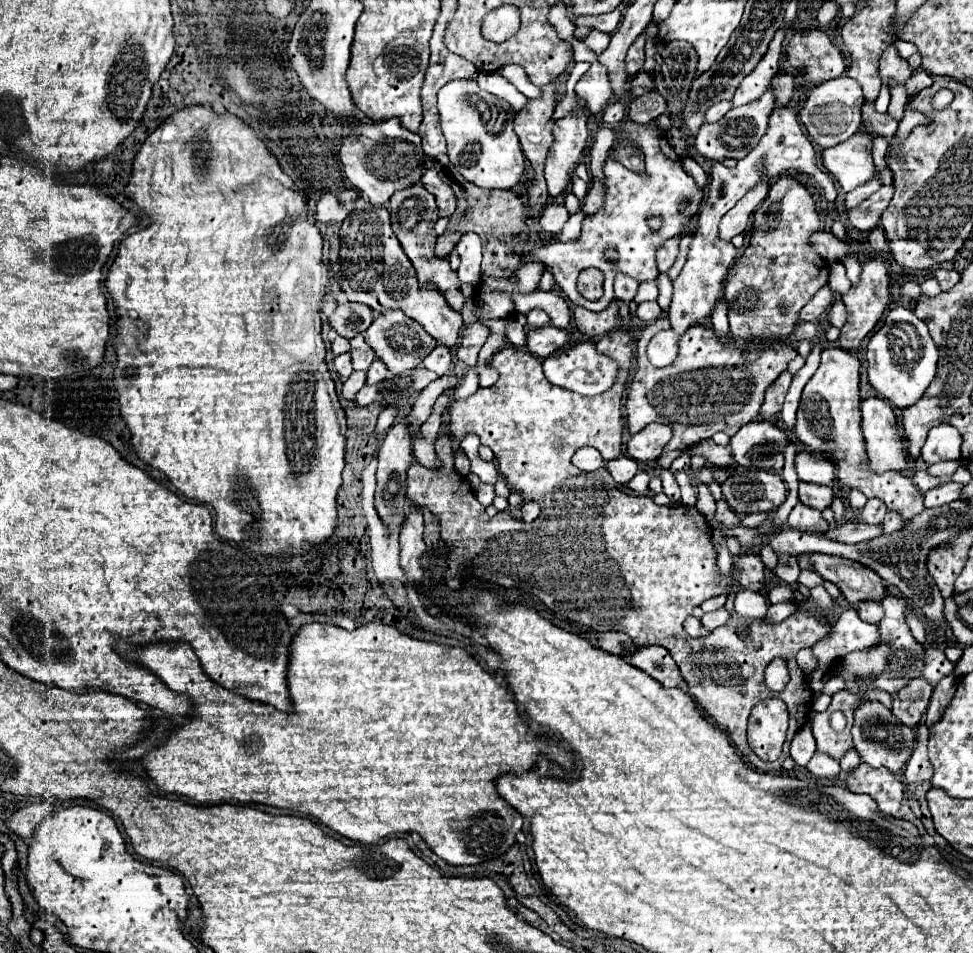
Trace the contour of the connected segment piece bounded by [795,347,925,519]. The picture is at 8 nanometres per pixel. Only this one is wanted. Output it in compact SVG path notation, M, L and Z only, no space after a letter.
M827 347L821 355L821 365L817 373L807 381L801 403L797 409L795 433L809 451L815 451L823 457L831 457L837 467L837 479L849 489L859 489L867 497L879 497L893 511L899 511L905 519L919 515L923 507L923 495L913 485L909 477L899 471L887 471L883 475L869 469L869 457L865 449L863 429L861 429L861 411L859 411L859 359L841 347Z

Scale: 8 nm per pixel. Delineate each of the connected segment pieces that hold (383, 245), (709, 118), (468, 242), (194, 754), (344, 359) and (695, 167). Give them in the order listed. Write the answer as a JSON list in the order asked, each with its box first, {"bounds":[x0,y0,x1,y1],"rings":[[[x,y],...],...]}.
[{"bounds":[339,201,463,349],"rings":[[[357,201],[357,209],[347,215],[339,235],[339,261],[343,273],[341,289],[347,293],[349,301],[359,301],[379,313],[401,309],[417,323],[421,323],[439,345],[445,345],[447,349],[457,347],[459,331],[463,327],[461,313],[449,309],[449,305],[445,305],[445,299],[435,289],[421,289],[417,285],[415,269],[405,257],[395,233],[391,231],[389,211],[385,207],[373,207],[365,201]]]},{"bounds":[705,101,731,123],"rings":[[[719,101],[717,105],[709,107],[709,111],[707,111],[707,115],[705,115],[705,121],[707,121],[707,123],[715,123],[715,121],[719,121],[729,109],[731,109],[731,101]]]},{"bounds":[457,233,481,285],"rings":[[[465,233],[459,241],[457,253],[461,257],[461,267],[457,269],[459,279],[477,285],[477,281],[481,281],[481,239],[477,233]]]},{"bounds":[115,623,573,865],"rings":[[[325,623],[303,625],[297,631],[297,635],[291,639],[291,645],[289,645],[287,687],[289,687],[289,701],[293,703],[291,705],[293,711],[289,711],[289,713],[279,711],[273,705],[241,697],[241,695],[221,687],[219,683],[211,681],[211,677],[207,677],[207,673],[201,669],[195,651],[185,641],[159,641],[159,643],[151,643],[151,645],[143,647],[143,645],[131,645],[127,639],[125,641],[121,639],[121,641],[117,641],[115,649],[123,657],[127,657],[127,661],[133,661],[133,663],[149,669],[151,673],[155,673],[175,693],[181,693],[181,695],[187,693],[189,699],[193,701],[191,715],[187,715],[185,723],[175,727],[175,731],[171,731],[163,739],[161,745],[149,749],[143,755],[141,765],[145,767],[149,779],[161,791],[189,797],[195,803],[265,803],[265,805],[273,805],[273,807],[281,807],[281,809],[295,809],[301,815],[319,819],[321,823],[335,829],[343,837],[357,841],[357,843],[365,843],[365,845],[375,845],[391,833],[417,831],[425,839],[425,843],[435,851],[435,855],[441,857],[443,861],[447,861],[449,865],[477,865],[477,863],[483,863],[483,861],[489,861],[489,859],[503,855],[515,843],[515,835],[523,825],[523,817],[519,815],[519,811],[515,811],[503,797],[499,797],[499,793],[493,785],[493,779],[501,773],[521,775],[525,771],[533,769],[537,765],[539,753],[547,755],[549,761],[561,763],[565,769],[571,769],[571,765],[573,765],[573,755],[567,753],[565,749],[561,749],[557,743],[553,743],[549,739],[537,741],[537,735],[527,727],[527,723],[525,723],[523,715],[519,713],[517,703],[511,699],[509,691],[505,687],[497,685],[495,679],[487,671],[483,671],[483,667],[465,649],[439,645],[433,641],[413,639],[413,637],[401,633],[393,625],[367,623],[367,625],[361,625],[353,631],[347,631],[347,629],[337,627],[337,625],[325,625]]]},{"bounds":[333,353,353,381],"rings":[[[349,353],[337,355],[335,361],[333,361],[333,365],[335,365],[335,371],[339,373],[339,379],[341,379],[341,381],[347,381],[347,377],[349,377],[351,371],[353,371],[353,367],[351,367],[351,355],[349,355]]]},{"bounds":[683,157,707,189],"rings":[[[685,157],[683,159],[683,169],[687,175],[691,175],[695,179],[695,183],[703,189],[707,185],[707,173],[703,171],[703,167],[693,159],[693,157]]]}]

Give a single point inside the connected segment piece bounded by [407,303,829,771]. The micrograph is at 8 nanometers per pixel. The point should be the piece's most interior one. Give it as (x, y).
(643, 573)

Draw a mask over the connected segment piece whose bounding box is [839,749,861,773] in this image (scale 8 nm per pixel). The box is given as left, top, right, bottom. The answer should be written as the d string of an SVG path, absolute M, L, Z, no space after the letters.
M853 749L851 753L845 753L845 757L839 763L841 763L841 769L845 773L851 773L857 767L857 763L861 763L861 759L859 759L859 753Z

